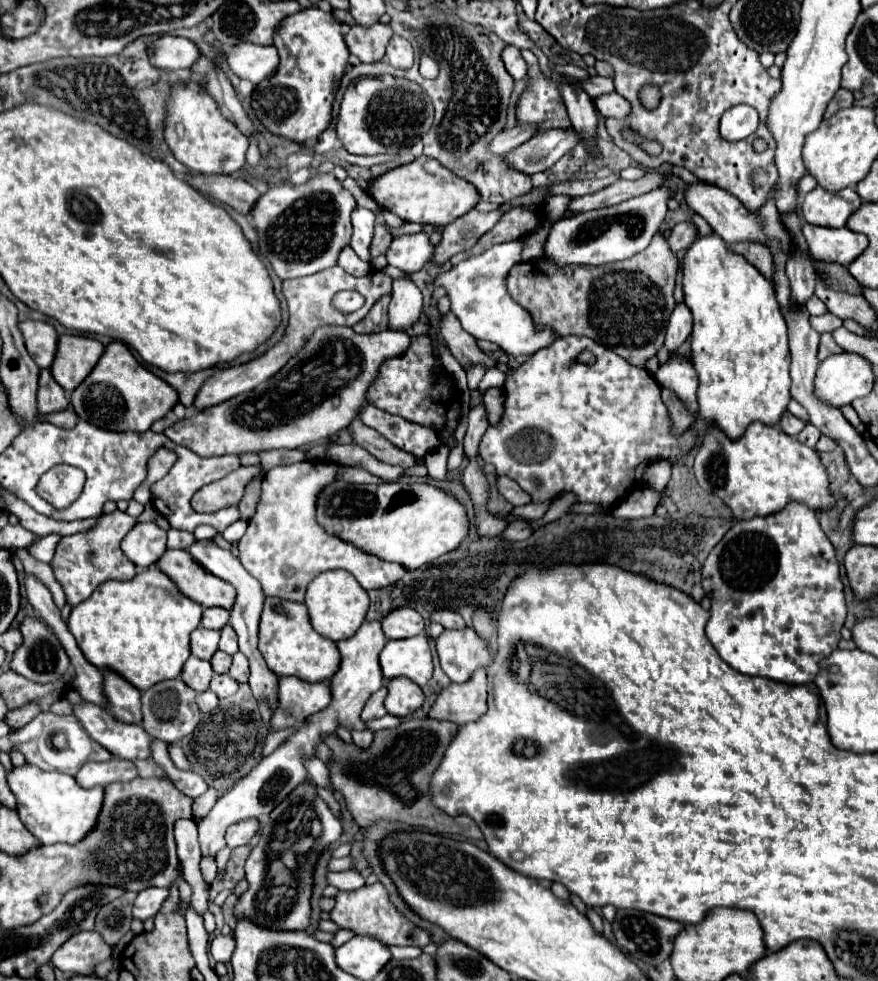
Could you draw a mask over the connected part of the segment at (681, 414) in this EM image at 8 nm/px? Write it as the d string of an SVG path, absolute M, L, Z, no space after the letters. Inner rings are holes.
M662 390L662 400L668 406L670 414L672 414L672 422L674 422L674 432L684 432L688 426L694 424L696 416L688 414L688 408L680 402L680 398L676 398L676 394L672 394L672 390Z

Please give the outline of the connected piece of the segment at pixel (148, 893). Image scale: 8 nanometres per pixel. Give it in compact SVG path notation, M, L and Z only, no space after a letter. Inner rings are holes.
M146 888L142 892L138 892L136 900L134 900L134 918L140 918L142 922L150 916L154 916L160 906L166 902L170 890L168 888Z

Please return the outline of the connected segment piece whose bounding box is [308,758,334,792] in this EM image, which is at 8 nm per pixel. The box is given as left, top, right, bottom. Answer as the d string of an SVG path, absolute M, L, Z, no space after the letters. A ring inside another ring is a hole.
M314 758L314 760L312 760L312 764L308 764L308 774L310 774L310 778L312 778L312 780L314 780L314 782L316 782L320 788L334 792L334 790L332 790L332 786L330 786L328 768L324 766L324 762L322 762L322 760Z

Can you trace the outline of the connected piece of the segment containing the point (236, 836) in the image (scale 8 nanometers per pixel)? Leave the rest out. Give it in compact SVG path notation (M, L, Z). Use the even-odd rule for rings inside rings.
M248 818L248 820L236 822L226 830L226 844L230 848L246 846L258 834L258 830L260 830L260 822L256 818Z

